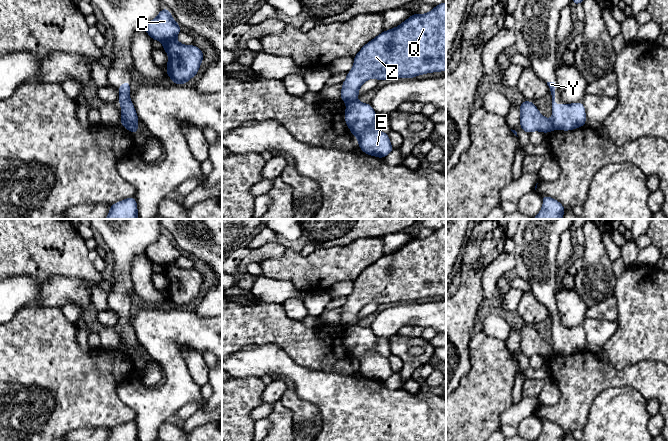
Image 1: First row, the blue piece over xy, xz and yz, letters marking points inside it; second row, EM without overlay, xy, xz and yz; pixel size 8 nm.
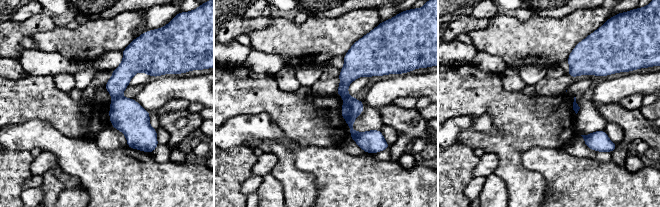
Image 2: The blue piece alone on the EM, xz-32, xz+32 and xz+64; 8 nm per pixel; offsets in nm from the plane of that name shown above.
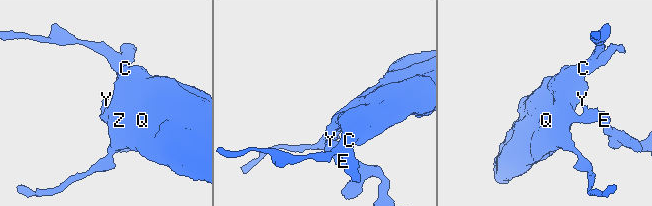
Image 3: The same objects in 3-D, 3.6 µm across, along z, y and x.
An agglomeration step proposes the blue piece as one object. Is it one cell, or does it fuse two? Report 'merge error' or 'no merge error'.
merge error

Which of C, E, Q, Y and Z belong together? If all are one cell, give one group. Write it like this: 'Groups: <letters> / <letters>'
Groups: C Q Z / E Y

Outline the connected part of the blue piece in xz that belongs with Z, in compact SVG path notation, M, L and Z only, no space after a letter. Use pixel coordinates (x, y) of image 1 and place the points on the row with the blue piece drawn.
M446 2L426 14L412 14L399 26L383 31L366 43L353 57L353 68L342 83L340 99L346 103L356 101L361 85L375 78L390 80L420 76L446 70Z

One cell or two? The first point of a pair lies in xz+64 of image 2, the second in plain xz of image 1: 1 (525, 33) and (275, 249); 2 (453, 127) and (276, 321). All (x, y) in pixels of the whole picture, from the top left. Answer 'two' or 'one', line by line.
1: two
2: two

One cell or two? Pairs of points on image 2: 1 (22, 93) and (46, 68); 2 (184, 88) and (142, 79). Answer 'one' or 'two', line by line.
1: two
2: two

